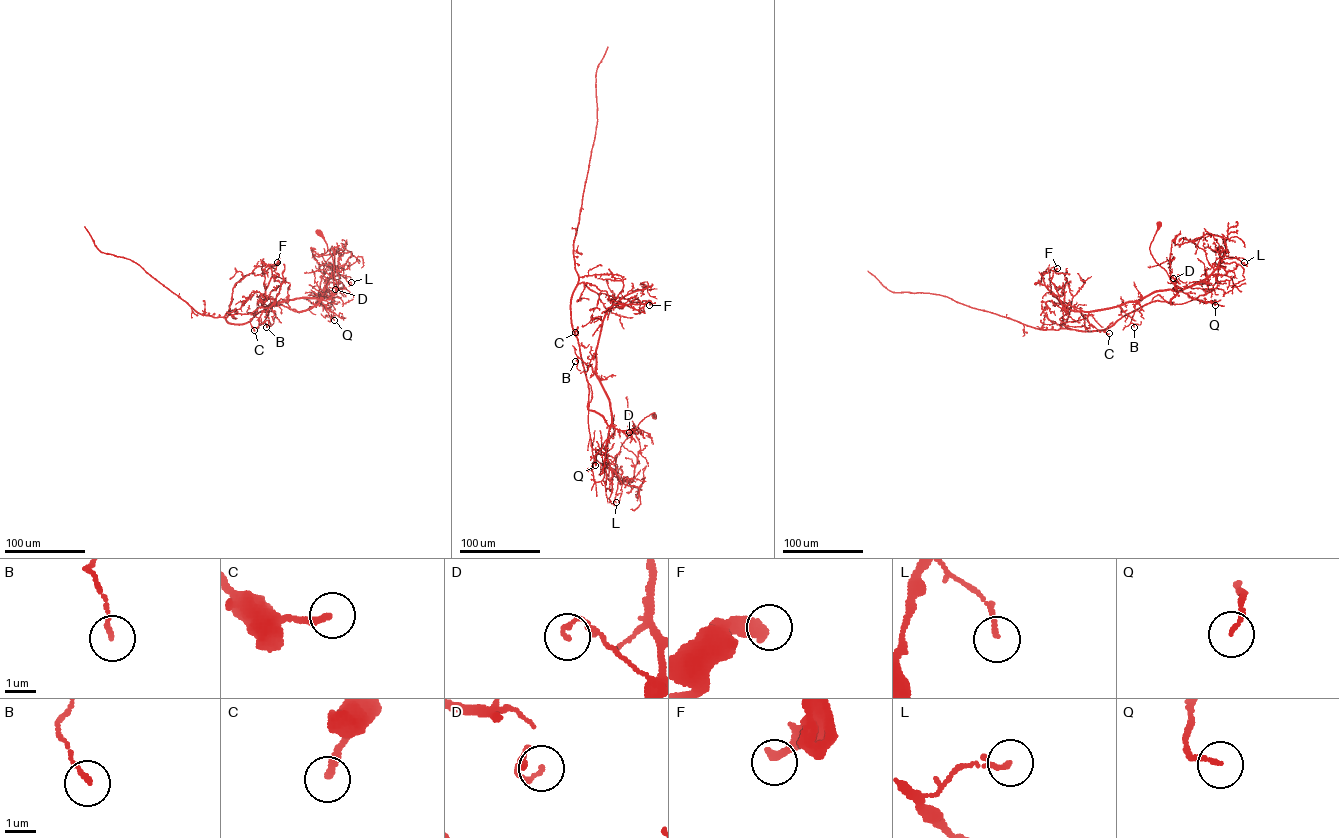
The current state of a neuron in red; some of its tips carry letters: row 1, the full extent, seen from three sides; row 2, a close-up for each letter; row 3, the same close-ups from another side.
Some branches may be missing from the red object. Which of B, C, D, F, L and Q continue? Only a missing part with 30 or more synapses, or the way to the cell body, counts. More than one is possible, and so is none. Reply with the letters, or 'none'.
none

